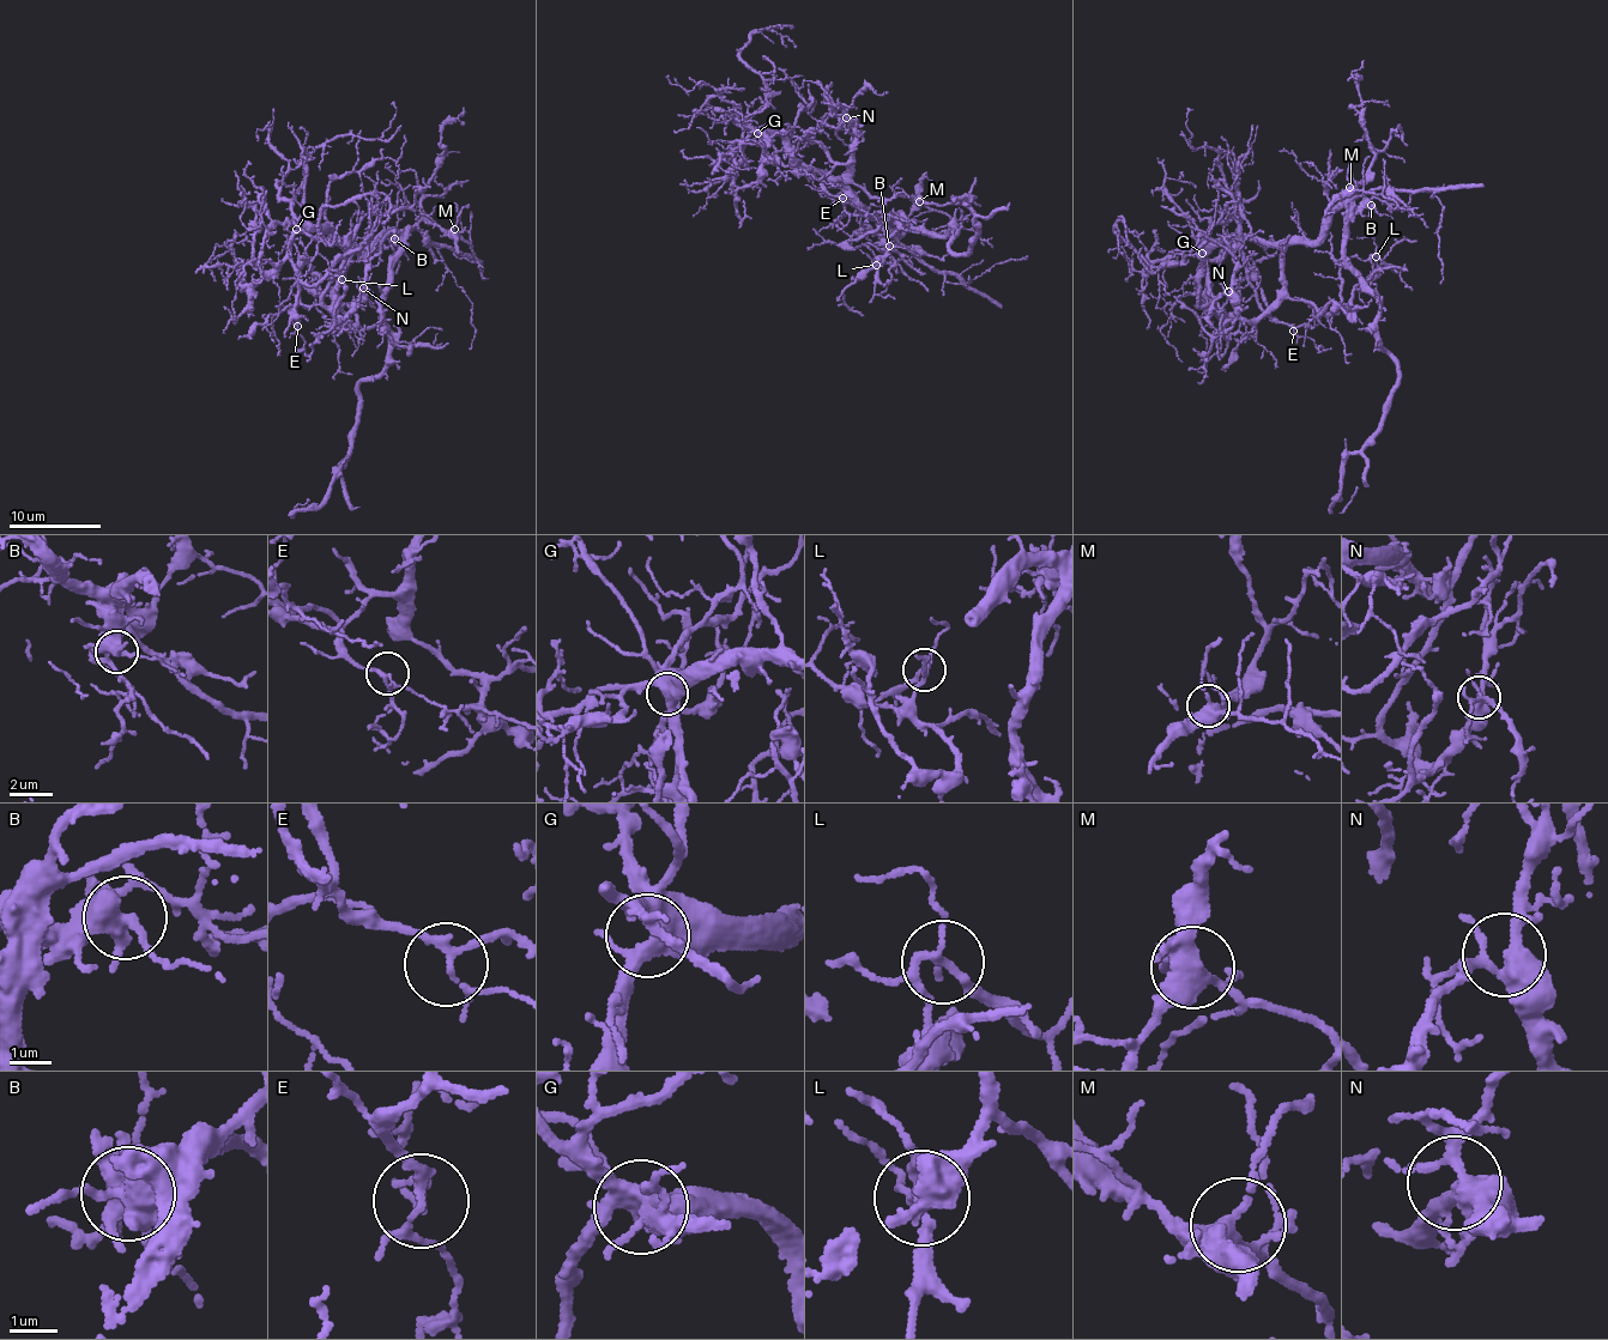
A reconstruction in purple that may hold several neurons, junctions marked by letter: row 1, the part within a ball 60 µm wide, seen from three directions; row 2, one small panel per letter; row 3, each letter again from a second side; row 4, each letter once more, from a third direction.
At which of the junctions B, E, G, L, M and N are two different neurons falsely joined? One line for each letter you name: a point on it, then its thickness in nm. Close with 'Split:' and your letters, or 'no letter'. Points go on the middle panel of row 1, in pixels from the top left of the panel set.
Split: no letter

